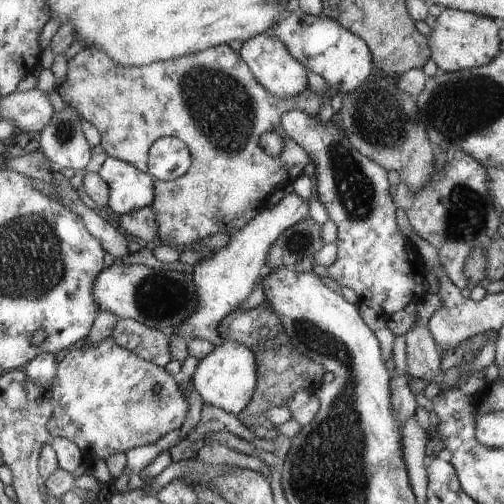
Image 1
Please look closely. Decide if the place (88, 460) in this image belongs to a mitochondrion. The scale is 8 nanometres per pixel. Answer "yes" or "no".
no

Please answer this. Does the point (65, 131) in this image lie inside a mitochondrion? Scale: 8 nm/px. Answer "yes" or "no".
yes

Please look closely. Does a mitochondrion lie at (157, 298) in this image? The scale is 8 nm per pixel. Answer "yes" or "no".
yes

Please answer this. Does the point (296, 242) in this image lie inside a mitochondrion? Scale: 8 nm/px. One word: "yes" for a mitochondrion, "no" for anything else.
yes

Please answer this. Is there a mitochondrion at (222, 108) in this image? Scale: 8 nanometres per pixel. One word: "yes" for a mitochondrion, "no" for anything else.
yes

